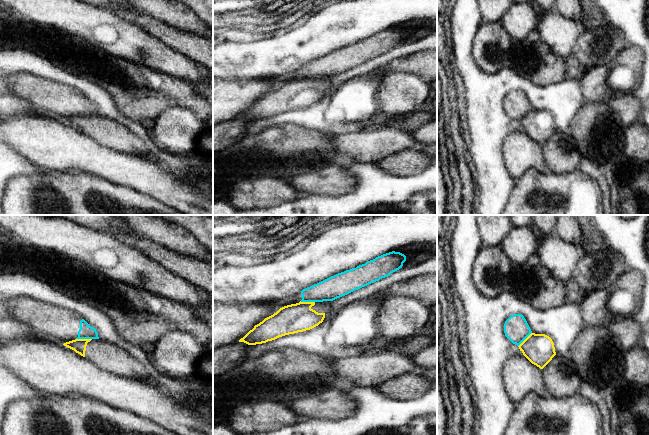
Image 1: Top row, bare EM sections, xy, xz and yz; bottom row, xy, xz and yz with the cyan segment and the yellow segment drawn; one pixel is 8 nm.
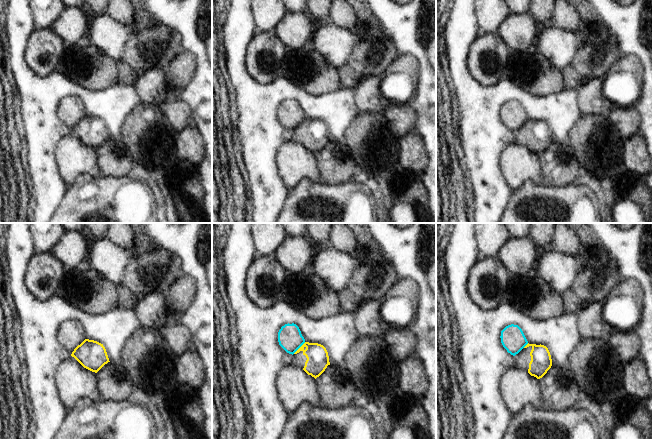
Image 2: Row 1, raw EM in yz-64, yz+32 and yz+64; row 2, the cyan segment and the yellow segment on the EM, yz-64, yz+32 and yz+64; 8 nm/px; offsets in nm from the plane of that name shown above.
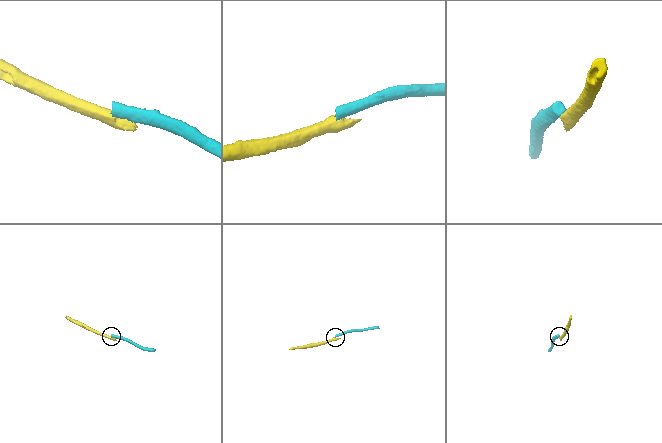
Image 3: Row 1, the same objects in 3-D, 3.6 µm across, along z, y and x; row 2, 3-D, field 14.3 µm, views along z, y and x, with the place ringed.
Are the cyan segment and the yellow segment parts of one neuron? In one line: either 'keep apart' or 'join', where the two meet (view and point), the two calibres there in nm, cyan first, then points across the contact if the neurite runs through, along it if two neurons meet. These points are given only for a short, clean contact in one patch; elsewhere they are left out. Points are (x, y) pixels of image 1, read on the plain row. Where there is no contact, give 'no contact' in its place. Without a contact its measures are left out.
keep apart; meets cyan in xy at (84, 114); 110 nm thick on the cyan side, 110 nm on the other; border along xy (76, 114), (91, 115)

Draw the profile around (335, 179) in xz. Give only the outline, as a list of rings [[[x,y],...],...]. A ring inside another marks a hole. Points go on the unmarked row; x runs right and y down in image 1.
[[[341,162],[284,179],[303,195],[342,195],[356,185],[354,175]]]

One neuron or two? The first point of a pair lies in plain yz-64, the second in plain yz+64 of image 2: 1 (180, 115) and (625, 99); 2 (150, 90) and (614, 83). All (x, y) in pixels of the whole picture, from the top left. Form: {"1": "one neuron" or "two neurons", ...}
{"1": "two neurons", "2": "two neurons"}

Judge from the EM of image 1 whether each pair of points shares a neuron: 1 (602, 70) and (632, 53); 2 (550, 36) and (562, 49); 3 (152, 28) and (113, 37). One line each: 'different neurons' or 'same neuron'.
1: different neurons
2: same neuron
3: different neurons

